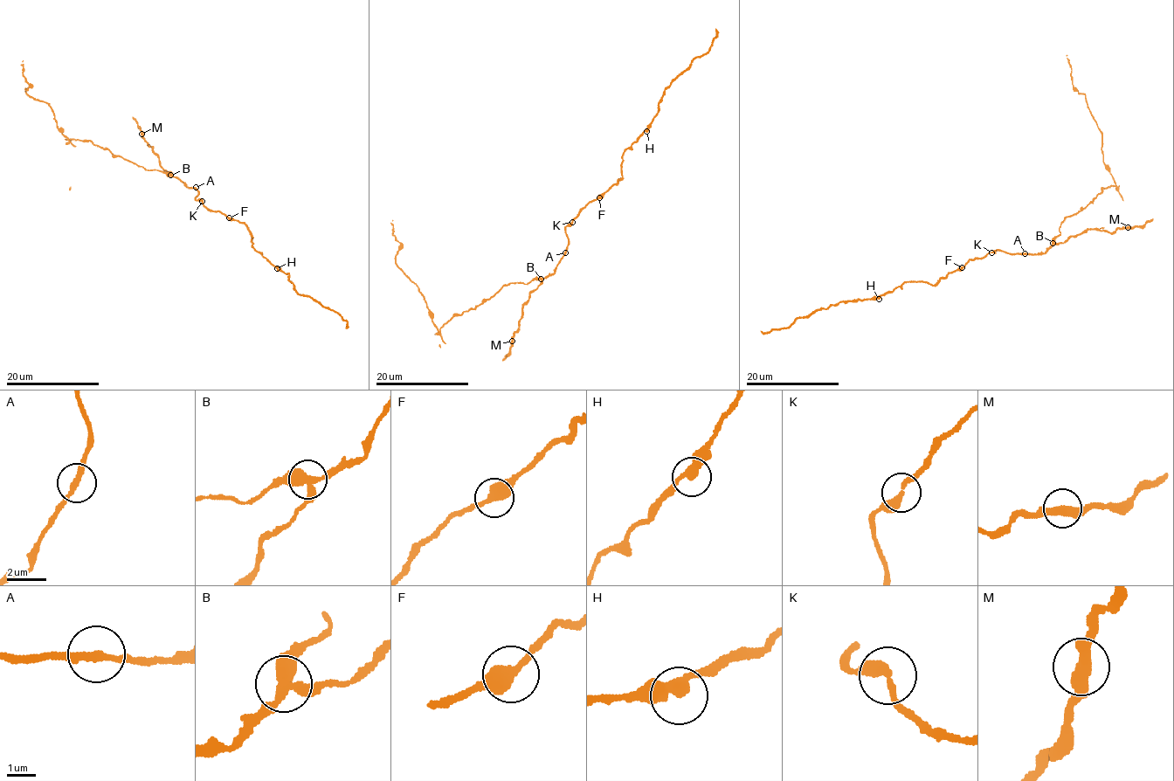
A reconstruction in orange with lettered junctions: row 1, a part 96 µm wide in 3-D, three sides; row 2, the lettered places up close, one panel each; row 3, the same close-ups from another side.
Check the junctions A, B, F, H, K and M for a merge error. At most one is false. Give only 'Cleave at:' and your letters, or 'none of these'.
Cleave at: B

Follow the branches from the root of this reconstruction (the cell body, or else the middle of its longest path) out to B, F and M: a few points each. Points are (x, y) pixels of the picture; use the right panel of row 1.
B: (1024, 253), (1041, 254), (1053, 243)
F: (1024, 253), (991, 252), (969, 260), (962, 267)
M: (1024, 253), (1041, 254), (1053, 245), (1062, 244), (1087, 229), (1114, 231), (1128, 227)

